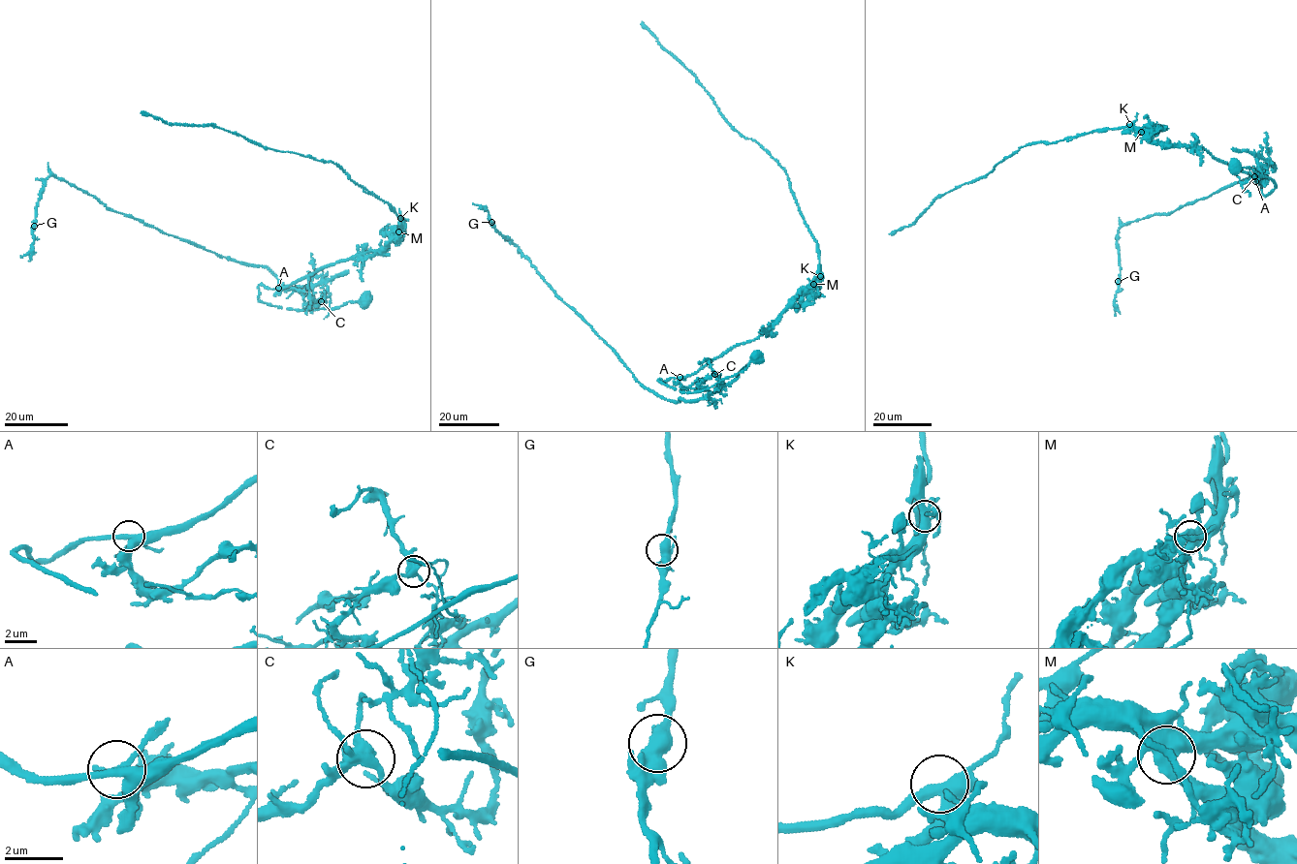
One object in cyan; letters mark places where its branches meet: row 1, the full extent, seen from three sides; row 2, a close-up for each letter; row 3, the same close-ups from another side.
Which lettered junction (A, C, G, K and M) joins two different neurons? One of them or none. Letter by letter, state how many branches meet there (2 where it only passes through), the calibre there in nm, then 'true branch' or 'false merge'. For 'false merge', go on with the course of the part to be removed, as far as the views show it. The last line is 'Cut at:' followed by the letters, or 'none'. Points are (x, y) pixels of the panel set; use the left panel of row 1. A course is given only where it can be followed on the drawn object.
A: 4 branches meet; 280 nm thick; true branch
C: 4 branches meet; 400 nm thick; false merge; foreign part runs (321, 301), (307, 306), (312, 288), (285, 289), (266, 268), (110, 210), (52, 174), (33, 249), (20, 256)
G: 4 branches meet; 400 nm thick; true branch
K: 4 branches meet; 360 nm thick; true branch
M: 4 branches meet; 480 nm thick; true branch
Cut at: C

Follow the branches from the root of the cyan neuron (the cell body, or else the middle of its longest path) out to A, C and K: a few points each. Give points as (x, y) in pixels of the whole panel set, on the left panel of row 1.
A: (364, 300), (331, 308), (325, 282), (313, 286), (311, 296), (278, 288)
C: (364, 300), (331, 308), (328, 287), (324, 282), (313, 286), (307, 306), (321, 301)
K: (364, 300), (331, 308), (322, 282), (308, 307), (320, 301), (308, 278), (384, 248), (400, 218)

